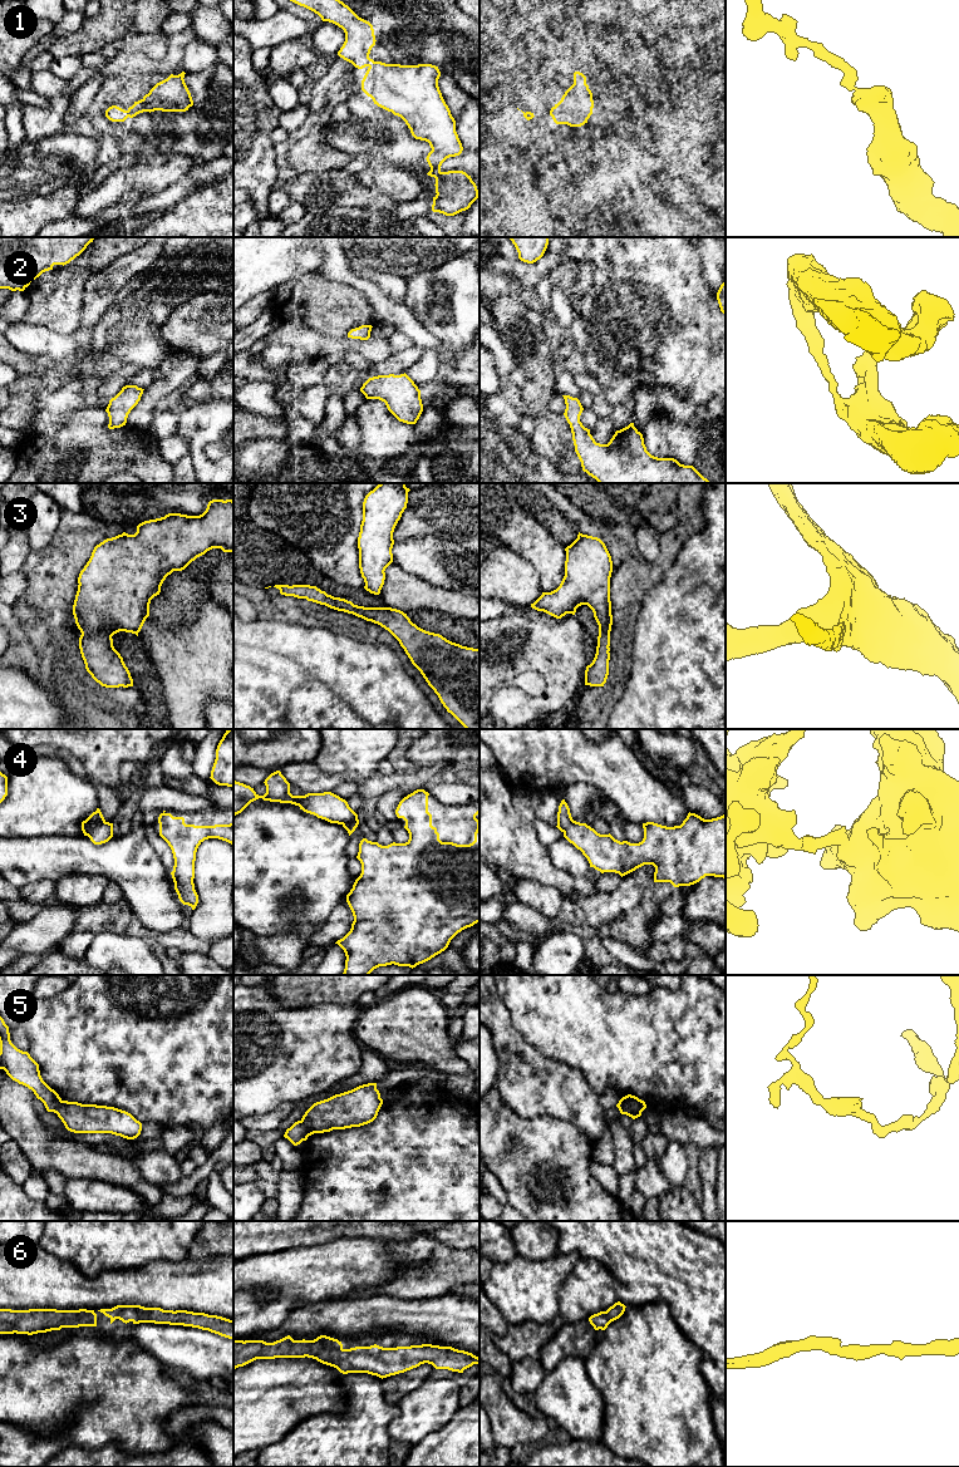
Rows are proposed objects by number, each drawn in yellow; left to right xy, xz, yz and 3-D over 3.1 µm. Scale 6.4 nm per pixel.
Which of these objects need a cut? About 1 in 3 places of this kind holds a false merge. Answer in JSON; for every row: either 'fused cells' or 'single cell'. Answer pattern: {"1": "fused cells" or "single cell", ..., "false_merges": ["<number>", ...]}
{"1": "single cell", "2": "single cell", "3": "single cell", "4": "fused cells", "5": "fused cells", "6": "single cell", "false_merges": ["4", "5"]}

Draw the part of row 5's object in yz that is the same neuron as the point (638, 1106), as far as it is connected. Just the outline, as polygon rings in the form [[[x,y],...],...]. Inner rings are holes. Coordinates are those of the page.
[[[628,1094],[623,1097],[625,1103],[634,1111],[635,1113],[640,1113],[646,1108],[646,1104],[644,1101],[639,1099],[635,1096]]]

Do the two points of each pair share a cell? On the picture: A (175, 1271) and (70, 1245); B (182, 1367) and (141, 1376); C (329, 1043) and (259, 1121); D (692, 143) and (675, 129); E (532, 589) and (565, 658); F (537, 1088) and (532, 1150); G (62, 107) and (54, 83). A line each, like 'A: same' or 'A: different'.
A: different
B: different
C: different
D: same
E: different
F: different
G: different

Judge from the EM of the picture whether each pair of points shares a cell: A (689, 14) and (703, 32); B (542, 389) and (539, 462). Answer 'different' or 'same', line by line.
A: same
B: different

